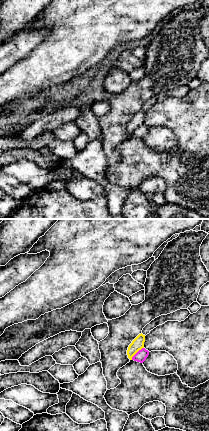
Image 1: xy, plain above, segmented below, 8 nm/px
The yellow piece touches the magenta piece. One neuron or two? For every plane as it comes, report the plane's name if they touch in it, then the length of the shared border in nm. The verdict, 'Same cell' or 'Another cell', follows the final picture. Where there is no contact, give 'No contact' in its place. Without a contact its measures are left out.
Touches yellow in xy. Shared border 140 nm

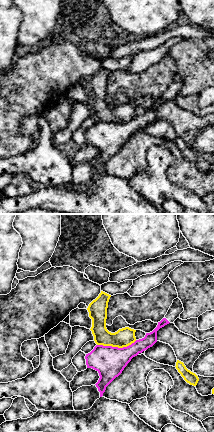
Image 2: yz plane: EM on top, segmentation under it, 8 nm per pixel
Touches yellow in yz. Shared border 320 nm

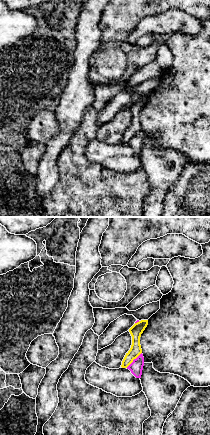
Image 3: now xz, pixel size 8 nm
Touches yellow in xz. Shared border 180 nm

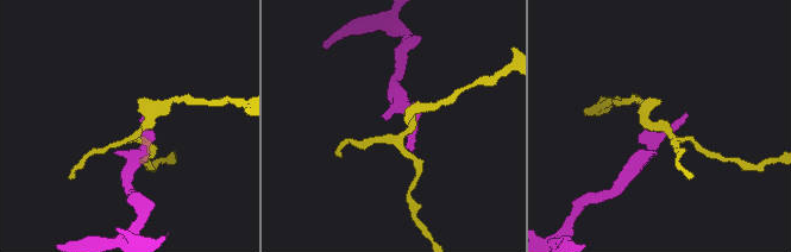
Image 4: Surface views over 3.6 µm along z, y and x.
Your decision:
Another cell

